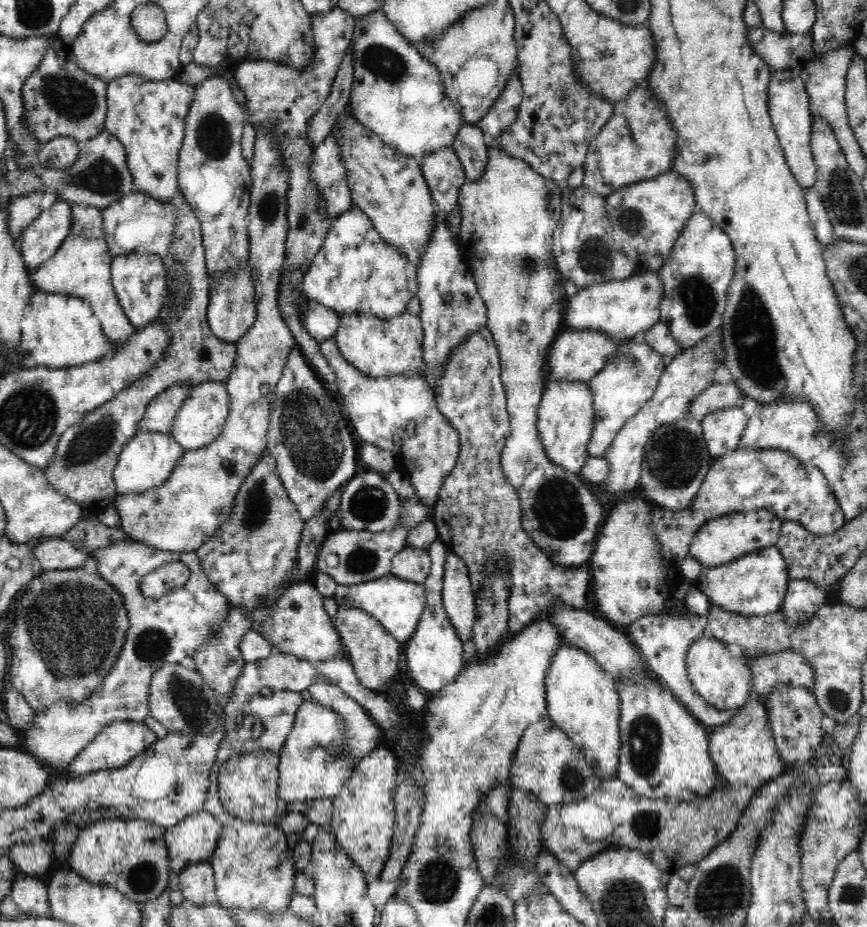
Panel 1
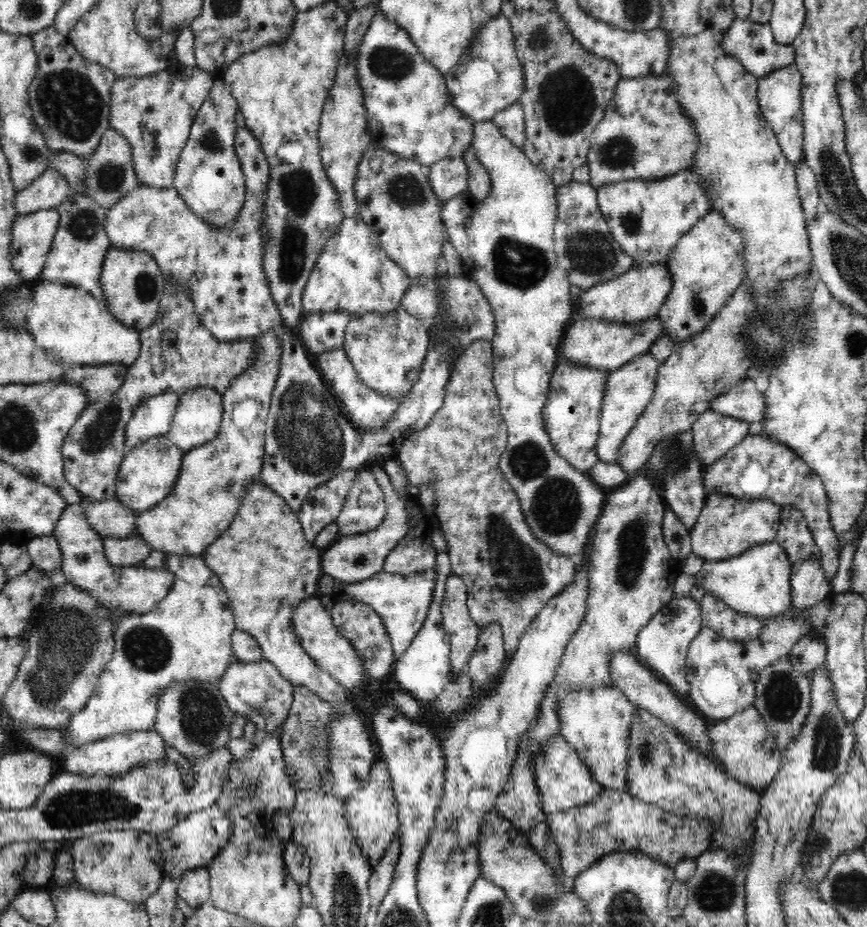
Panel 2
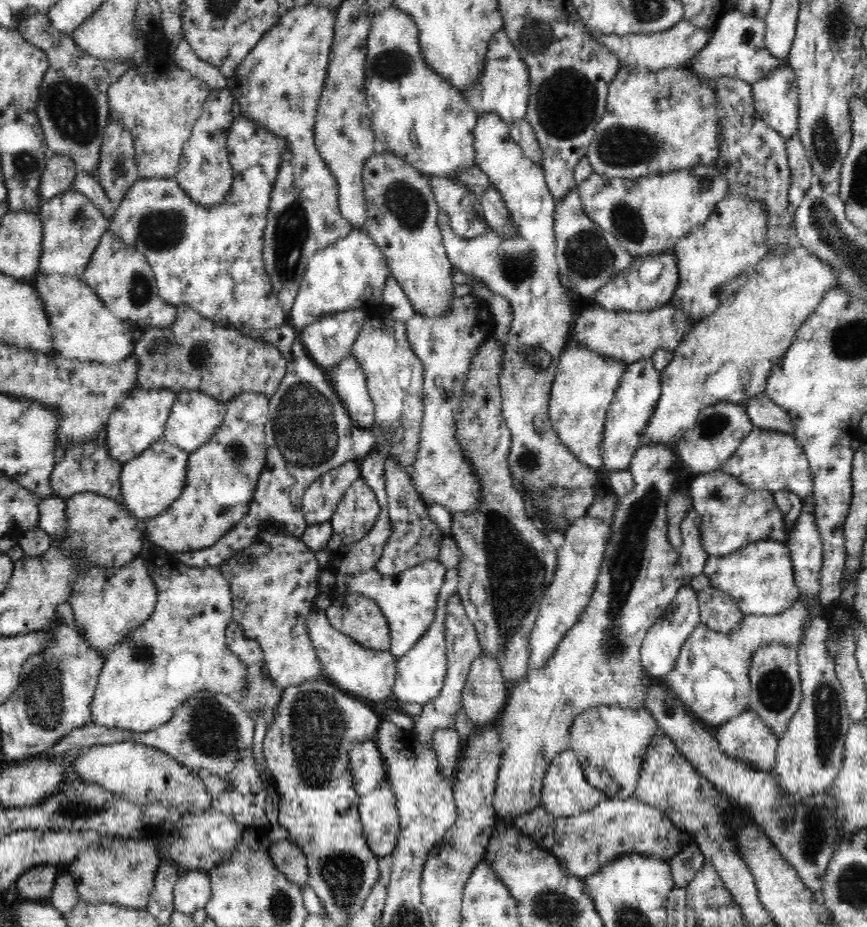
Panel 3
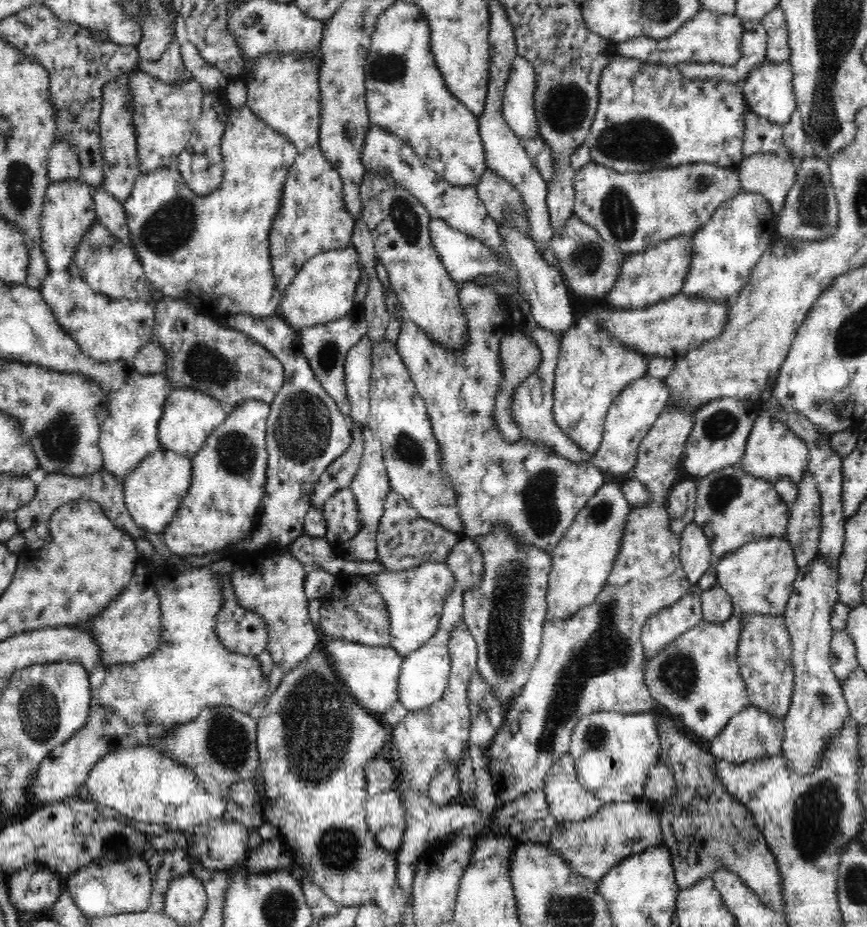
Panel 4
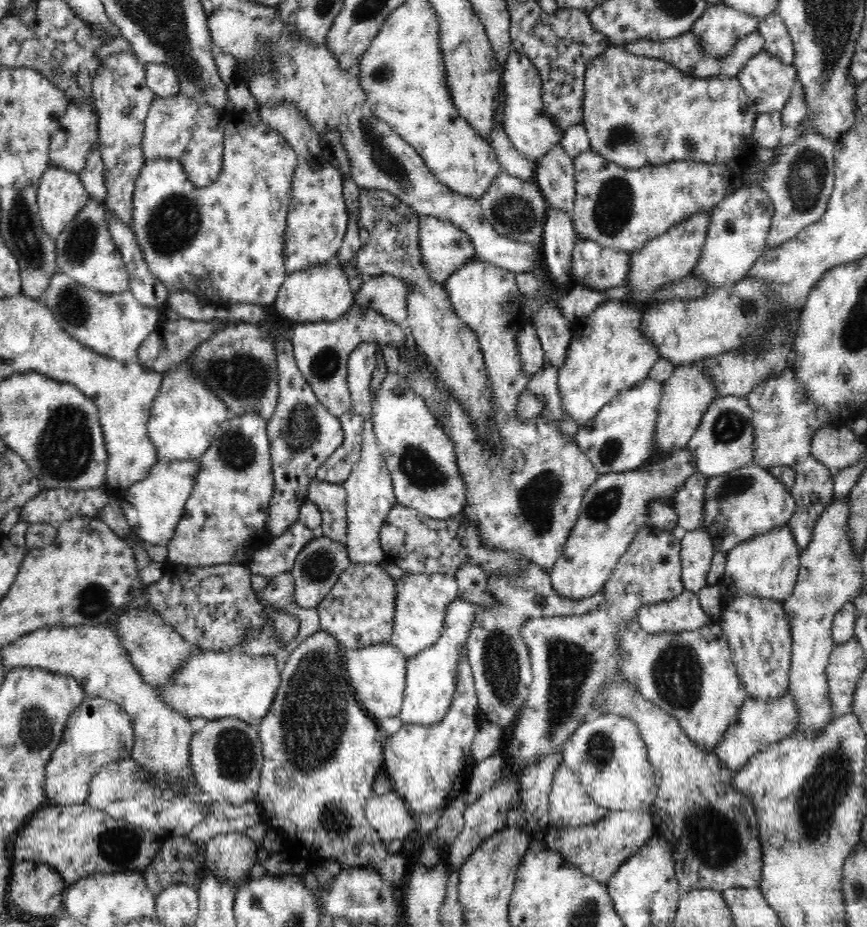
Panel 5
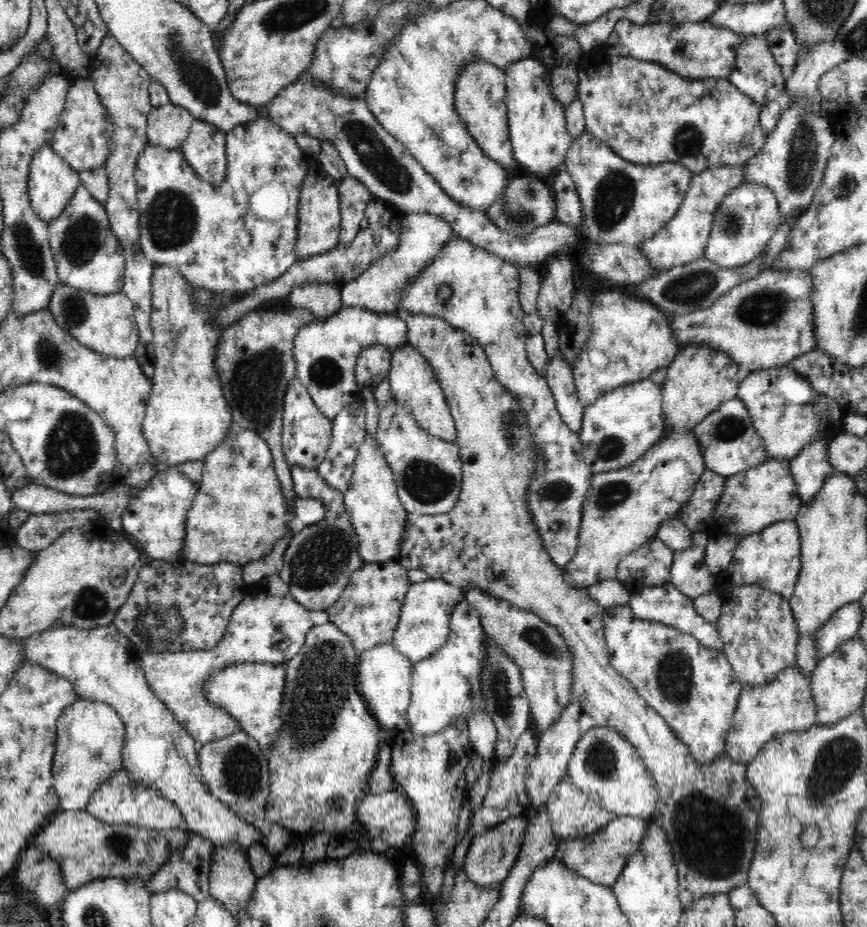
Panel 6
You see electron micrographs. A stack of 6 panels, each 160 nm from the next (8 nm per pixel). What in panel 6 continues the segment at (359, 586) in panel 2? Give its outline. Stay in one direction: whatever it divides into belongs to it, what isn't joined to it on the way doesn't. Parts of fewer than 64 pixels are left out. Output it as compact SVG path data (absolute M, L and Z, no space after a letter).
M430 579L426 582L411 583L402 606L399 624L393 634L394 647L413 665L438 654L438 650L442 650L448 642L450 618L454 608L462 600L467 600L465 592L448 582Z

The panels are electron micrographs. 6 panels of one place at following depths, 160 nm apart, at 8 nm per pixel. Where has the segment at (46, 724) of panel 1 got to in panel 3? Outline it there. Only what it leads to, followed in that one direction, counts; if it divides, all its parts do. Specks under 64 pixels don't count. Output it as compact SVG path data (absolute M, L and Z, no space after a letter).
M172 555L156 556L146 563L158 590L156 612L124 638L116 650L106 655L91 704L94 723L129 733L150 732L170 722L180 707L200 691L222 693L241 700L243 690L249 687L247 665L229 650L226 641L226 626L233 620L233 603L230 581L224 577L222 569L186 566Z

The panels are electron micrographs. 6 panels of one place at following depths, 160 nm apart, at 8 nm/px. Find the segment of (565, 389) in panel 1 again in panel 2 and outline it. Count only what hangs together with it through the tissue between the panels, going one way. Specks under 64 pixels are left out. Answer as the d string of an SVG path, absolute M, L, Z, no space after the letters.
M567 358L558 361L552 374L548 398L543 408L544 424L556 452L581 471L590 472L601 461L596 445L608 376L608 370L584 366Z

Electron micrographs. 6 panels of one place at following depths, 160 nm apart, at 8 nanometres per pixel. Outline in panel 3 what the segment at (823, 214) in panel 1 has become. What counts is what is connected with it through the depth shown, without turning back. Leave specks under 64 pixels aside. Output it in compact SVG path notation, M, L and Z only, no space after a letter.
M794 134L786 141L786 145L791 181L794 182L798 188L802 188L802 190L806 192L808 188L810 188L813 169L809 156L806 154L802 139L800 139L798 134Z

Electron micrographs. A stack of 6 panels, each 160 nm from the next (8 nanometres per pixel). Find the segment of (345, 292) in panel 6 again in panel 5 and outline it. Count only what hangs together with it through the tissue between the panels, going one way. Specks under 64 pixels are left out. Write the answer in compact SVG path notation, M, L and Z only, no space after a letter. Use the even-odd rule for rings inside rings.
M420 215L419 246L428 279L436 284L458 270L475 254L471 239L450 221ZM391 274L370 275L364 278L364 282L353 290L354 302L361 307L377 310L386 320L403 324L409 330L407 323L407 306L409 295L409 282L399 276Z

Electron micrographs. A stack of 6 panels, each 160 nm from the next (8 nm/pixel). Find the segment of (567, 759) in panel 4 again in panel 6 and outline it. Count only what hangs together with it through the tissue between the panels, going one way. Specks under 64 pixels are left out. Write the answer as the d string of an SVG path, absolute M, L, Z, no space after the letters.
M568 774L554 787L546 803L551 827L562 841L593 835L617 817L574 785Z

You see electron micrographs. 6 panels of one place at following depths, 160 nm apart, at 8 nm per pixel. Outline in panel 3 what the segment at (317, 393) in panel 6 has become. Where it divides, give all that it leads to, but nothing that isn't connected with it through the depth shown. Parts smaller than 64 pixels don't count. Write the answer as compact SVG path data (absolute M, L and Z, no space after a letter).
M350 309L338 318L338 330L326 338L319 322L309 324L300 331L300 340L304 343L312 360L326 373L330 374L345 358L353 354L353 344L364 326L369 311Z

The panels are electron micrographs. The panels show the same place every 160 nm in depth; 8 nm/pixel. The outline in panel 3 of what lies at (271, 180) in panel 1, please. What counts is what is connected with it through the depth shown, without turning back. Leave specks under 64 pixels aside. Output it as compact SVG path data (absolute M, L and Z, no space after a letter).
M245 392L226 403L226 407L222 424L210 440L189 454L185 487L176 502L160 516L143 522L147 540L170 555L214 546L248 514L267 459L265 424L269 398Z

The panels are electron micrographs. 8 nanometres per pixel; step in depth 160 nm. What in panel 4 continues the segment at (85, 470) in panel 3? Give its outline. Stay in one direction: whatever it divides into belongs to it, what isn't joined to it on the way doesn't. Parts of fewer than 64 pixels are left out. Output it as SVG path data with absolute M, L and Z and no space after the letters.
M104 469L95 472L89 477L82 478L72 478L60 473L47 474L44 481L37 486L34 498L30 499L30 502L26 502L24 506L20 506L14 513L14 518L19 530L25 531L33 526L38 526L38 524L46 523L46 525L48 525L56 509L59 509L64 503L72 502L72 504L77 504L80 501L98 503L98 505L102 507L104 515L114 523L116 528L120 528L120 530L128 533L133 538L140 537L142 541L150 540L155 548L155 553L151 560L153 560L153 562L163 562L166 564L165 561L170 558L170 551L168 551L168 547L166 547L166 543L164 543L164 535L146 533L146 531L140 529L140 527L136 527L134 519L132 519L126 508L124 485L120 482L120 479L116 479L114 475L106 472Z

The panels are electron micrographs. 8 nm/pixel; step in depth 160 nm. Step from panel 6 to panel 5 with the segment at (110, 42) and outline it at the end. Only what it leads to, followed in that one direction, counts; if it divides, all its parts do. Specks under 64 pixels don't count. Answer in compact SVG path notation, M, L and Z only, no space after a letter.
M130 50L112 53L101 60L91 83L92 97L98 111L98 149L104 164L107 188L104 203L107 211L118 221L131 227L136 179L146 160L143 153L145 122L156 97L147 85L146 63L136 58Z

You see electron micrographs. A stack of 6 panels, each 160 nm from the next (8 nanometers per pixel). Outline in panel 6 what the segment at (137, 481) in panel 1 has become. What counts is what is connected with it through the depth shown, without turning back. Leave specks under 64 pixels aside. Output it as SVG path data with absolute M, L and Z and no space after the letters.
M202 457L158 471L129 502L121 518L123 532L138 544L149 559L170 563L183 560L187 514L201 485L204 461L205 457Z

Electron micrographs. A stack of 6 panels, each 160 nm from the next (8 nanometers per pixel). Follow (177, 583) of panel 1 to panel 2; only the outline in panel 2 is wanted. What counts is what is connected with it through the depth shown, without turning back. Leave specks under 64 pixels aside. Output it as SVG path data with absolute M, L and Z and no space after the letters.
M66 504L52 530L52 536L60 545L61 571L66 577L66 583L81 592L86 592L101 608L109 611L114 636L124 616L140 616L157 609L174 583L175 576L168 570L149 569L143 563L128 566L112 565L104 555L104 539L90 527L80 504Z

